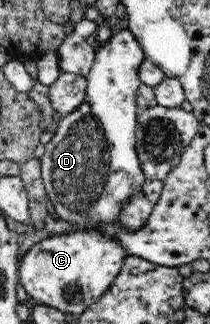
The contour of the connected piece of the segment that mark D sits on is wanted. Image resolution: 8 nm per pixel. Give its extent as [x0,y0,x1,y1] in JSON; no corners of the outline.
[40,29,145,230]

